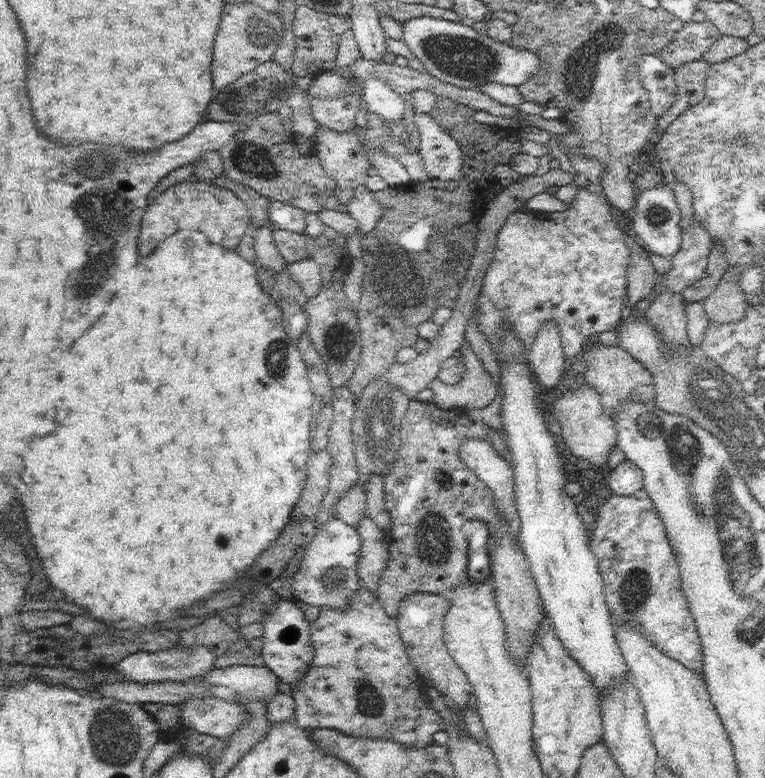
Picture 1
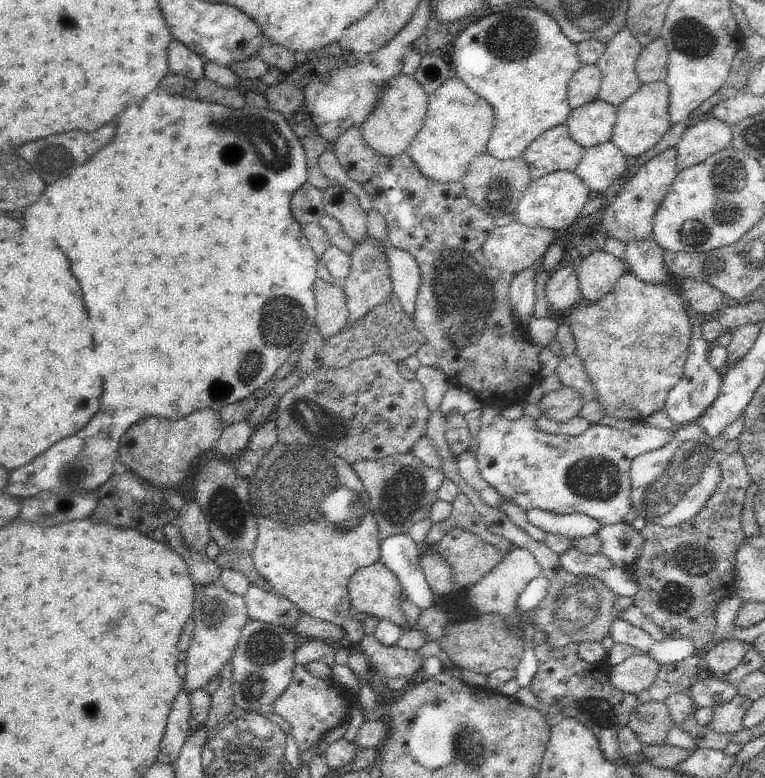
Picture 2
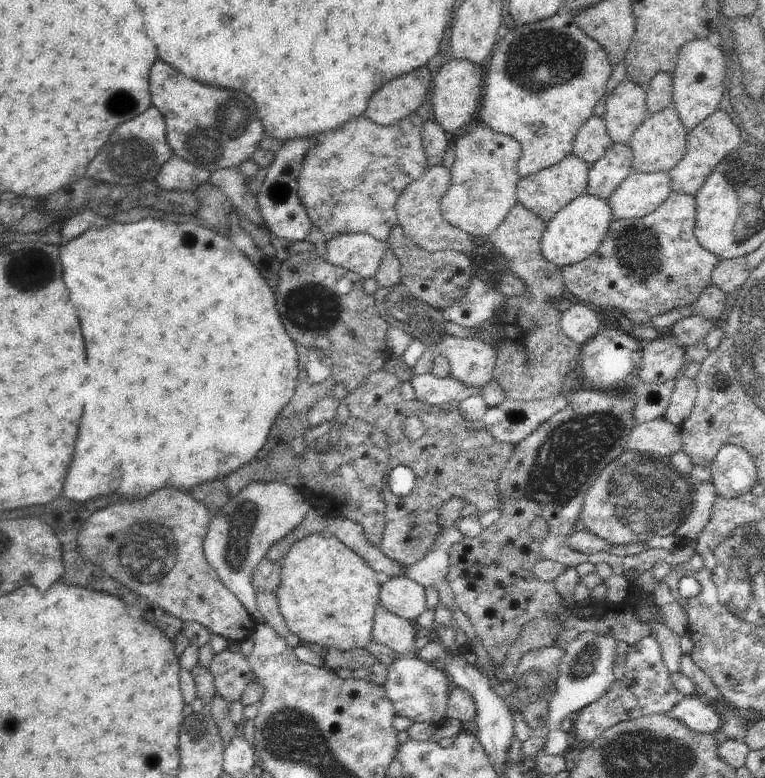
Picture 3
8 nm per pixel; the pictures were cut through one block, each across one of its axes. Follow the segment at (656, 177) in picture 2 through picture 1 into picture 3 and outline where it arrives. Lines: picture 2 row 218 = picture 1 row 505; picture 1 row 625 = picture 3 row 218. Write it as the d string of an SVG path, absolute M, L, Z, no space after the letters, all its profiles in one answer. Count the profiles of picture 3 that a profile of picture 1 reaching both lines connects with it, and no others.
M671 193L657 210L647 216L613 221L602 244L591 256L580 263L561 268L565 288L595 309L606 306L623 311L626 314L624 324L627 325L648 325L659 315L679 307L691 306L711 285L711 273L723 260L700 246L694 235L695 219L695 196Z

